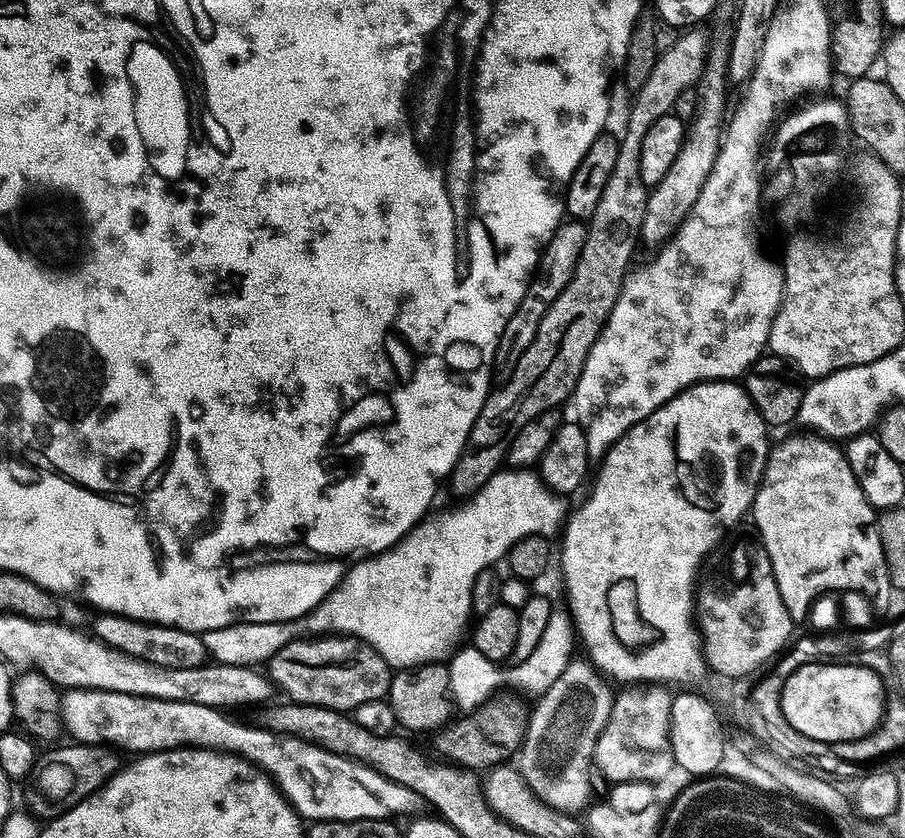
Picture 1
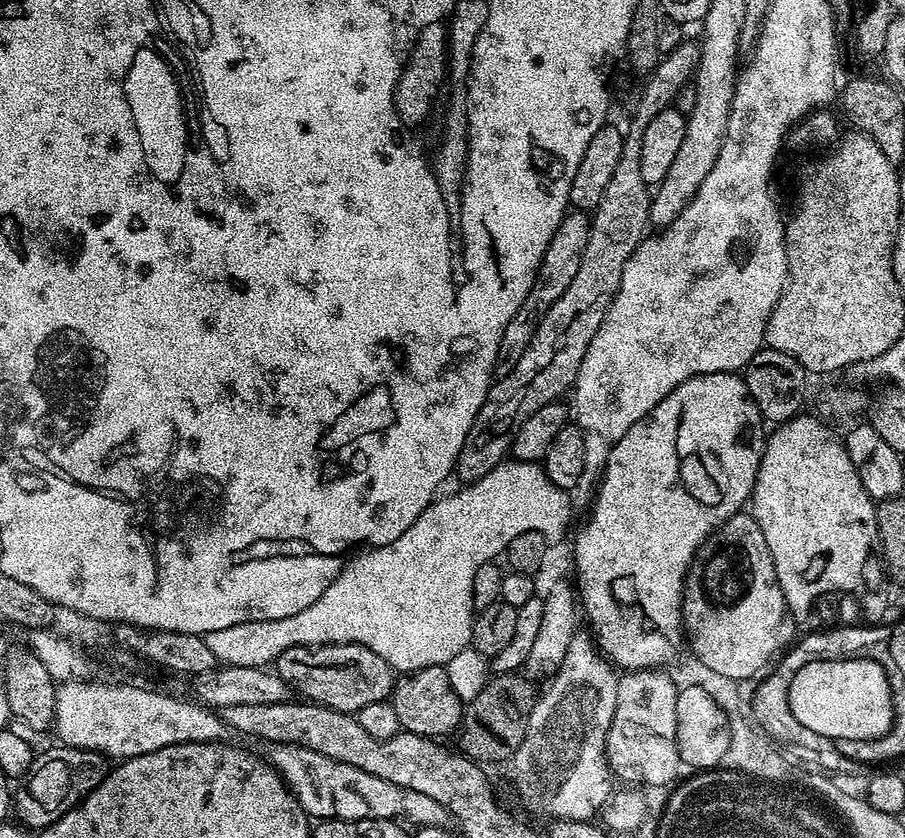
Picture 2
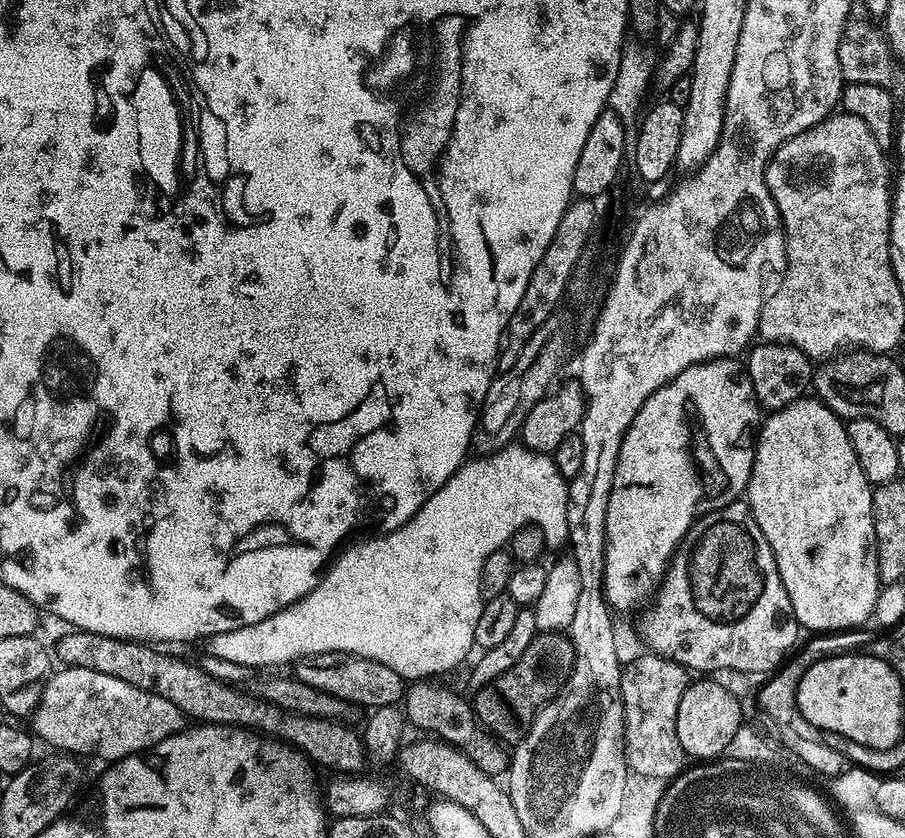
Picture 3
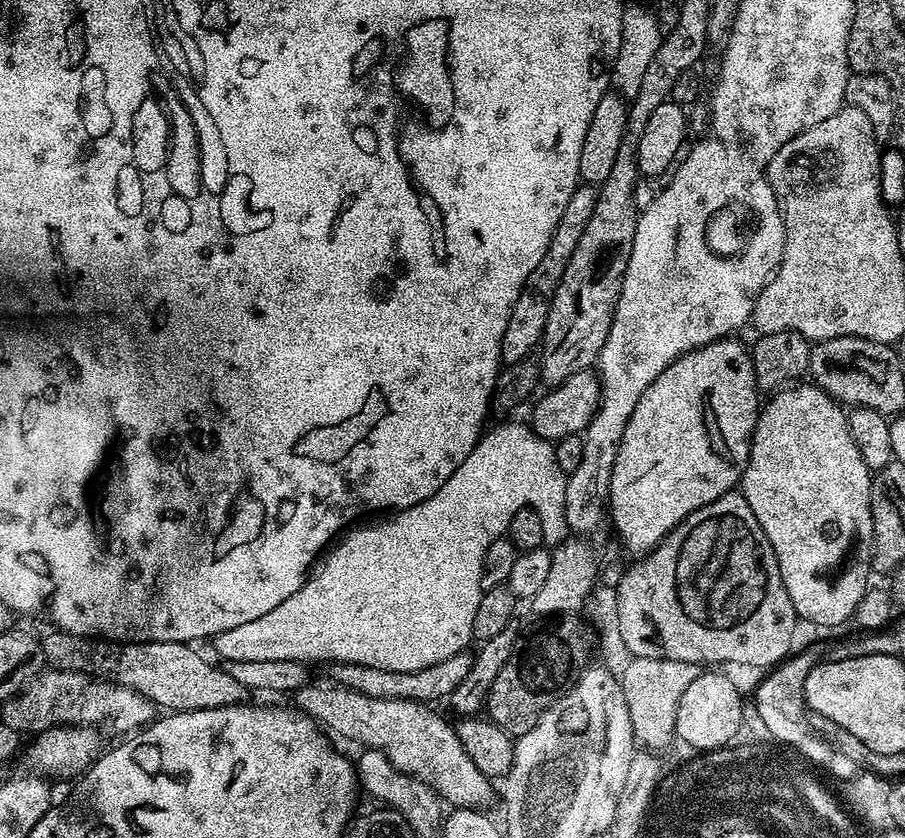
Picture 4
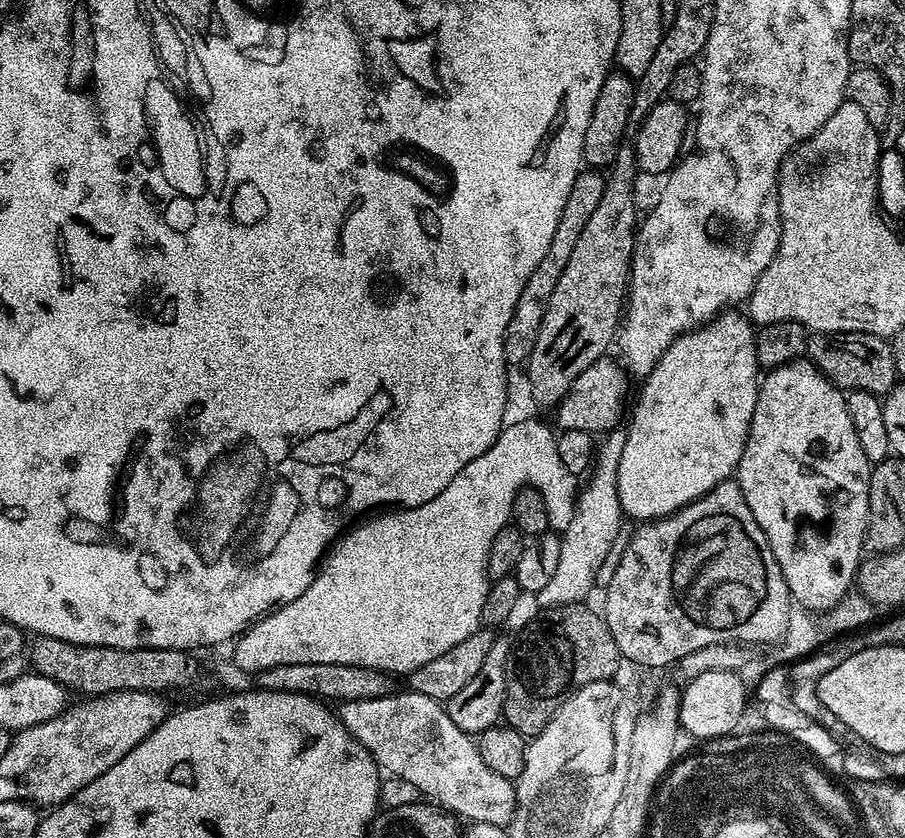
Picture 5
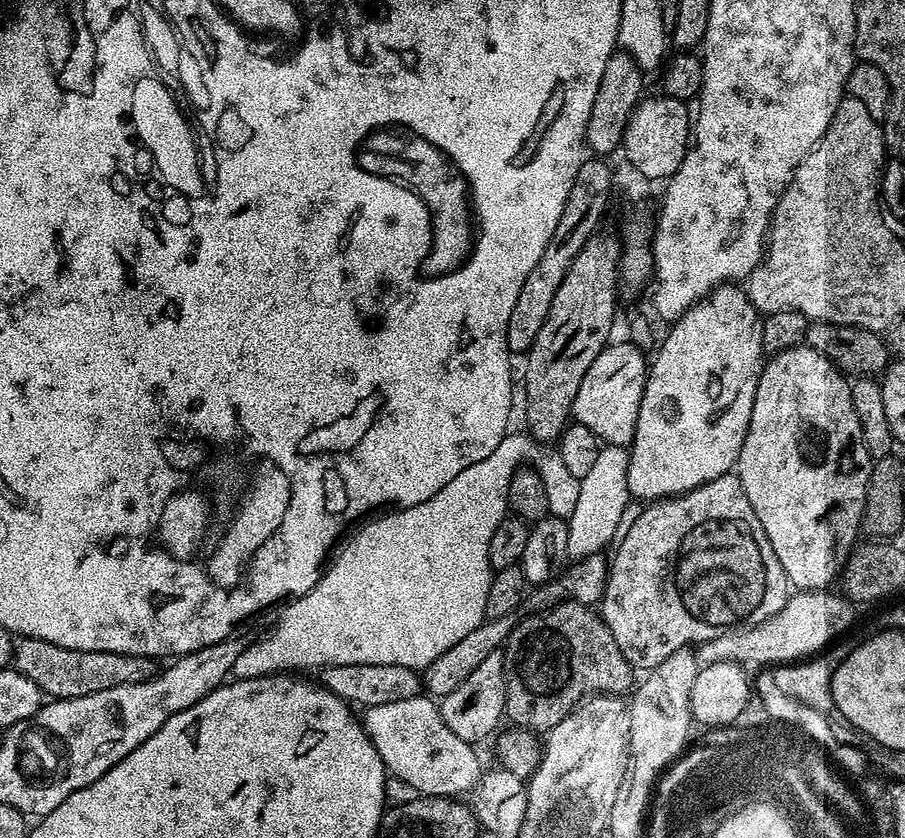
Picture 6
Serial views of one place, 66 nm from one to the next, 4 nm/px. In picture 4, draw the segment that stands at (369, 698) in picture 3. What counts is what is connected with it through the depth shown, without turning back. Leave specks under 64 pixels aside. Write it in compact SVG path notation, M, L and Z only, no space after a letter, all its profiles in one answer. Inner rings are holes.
M465 650L454 654L442 662L436 662L434 666L428 666L426 670L416 670L414 672L399 672L398 670L378 670L378 666L358 666L357 664L333 663L331 679L341 688L349 688L358 694L366 694L371 700L419 700L421 704L431 705L432 700L447 701L466 682L466 676L470 674L474 656L471 651Z

